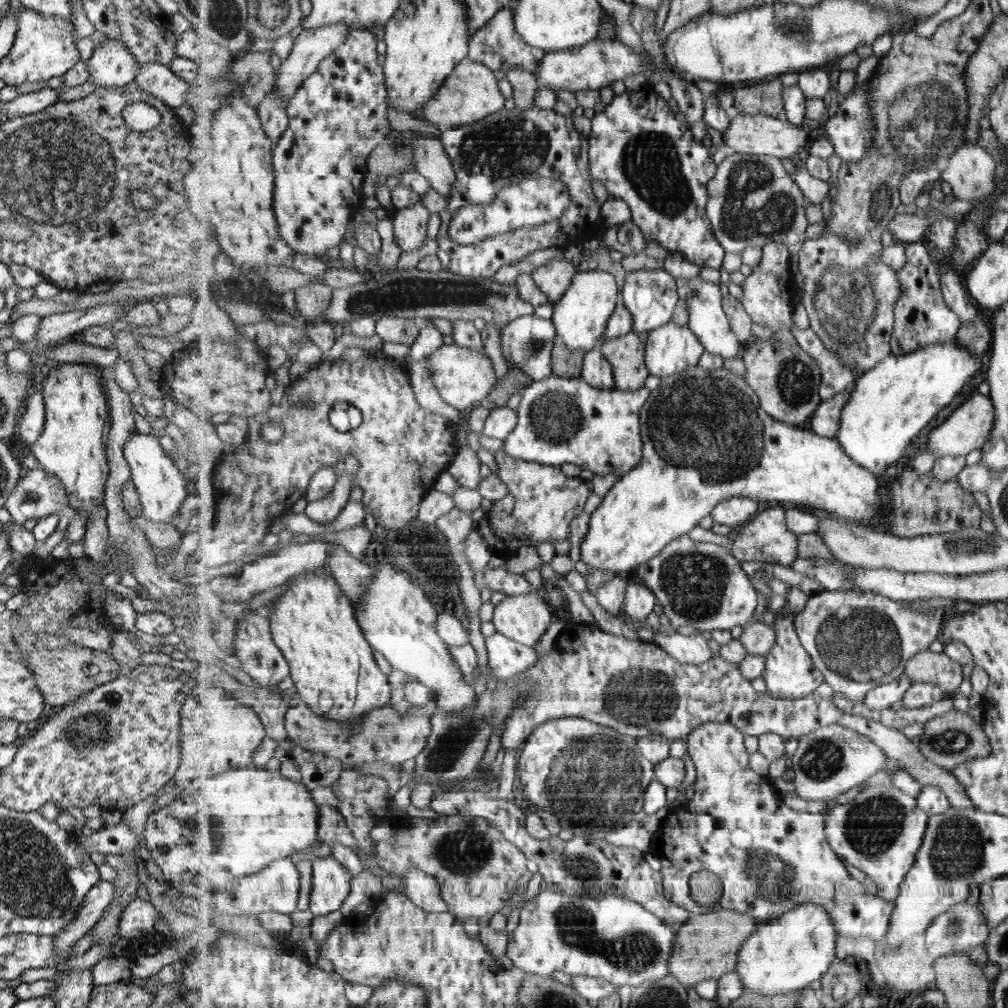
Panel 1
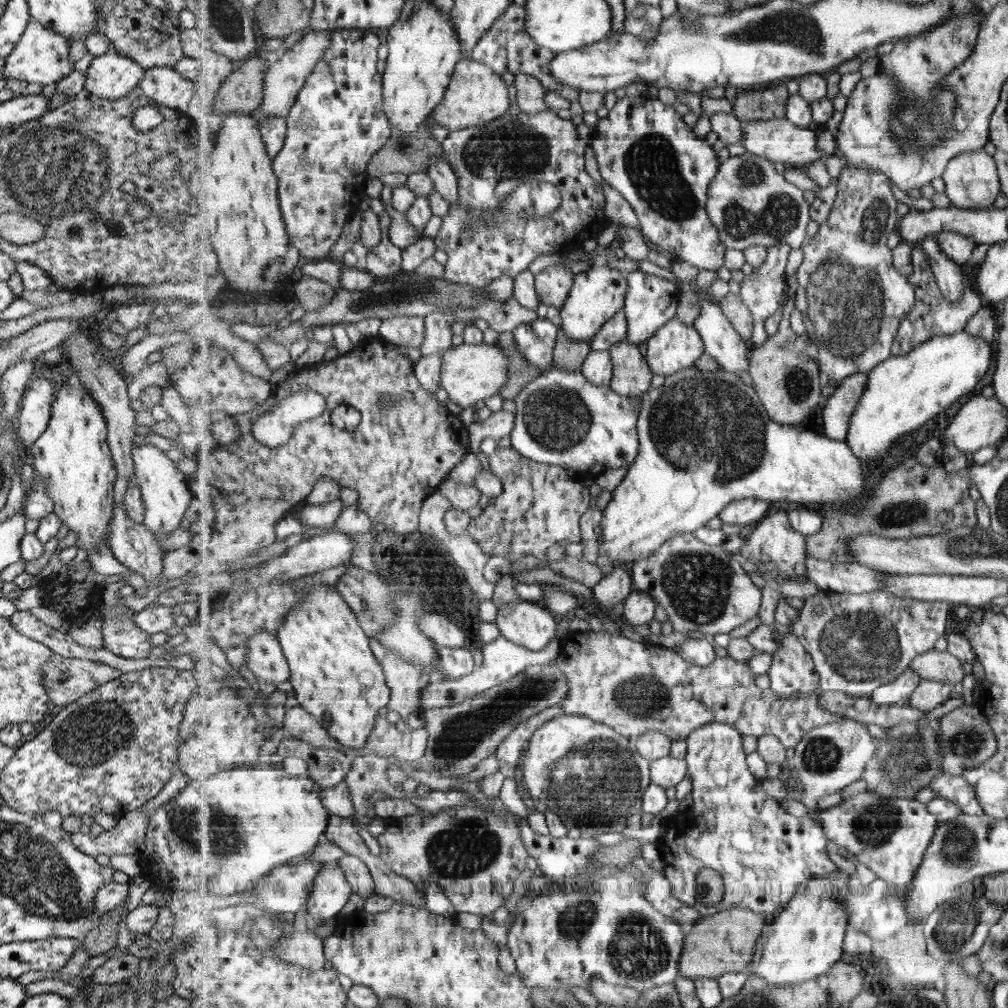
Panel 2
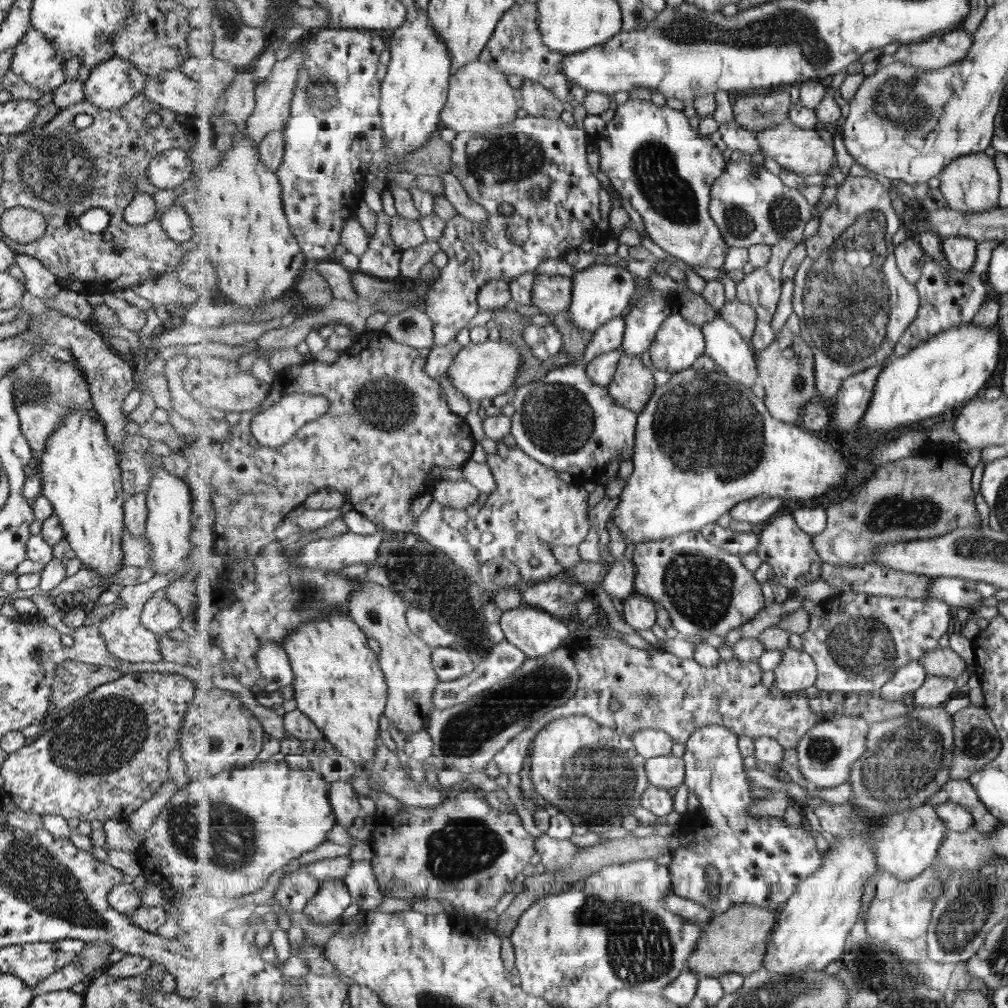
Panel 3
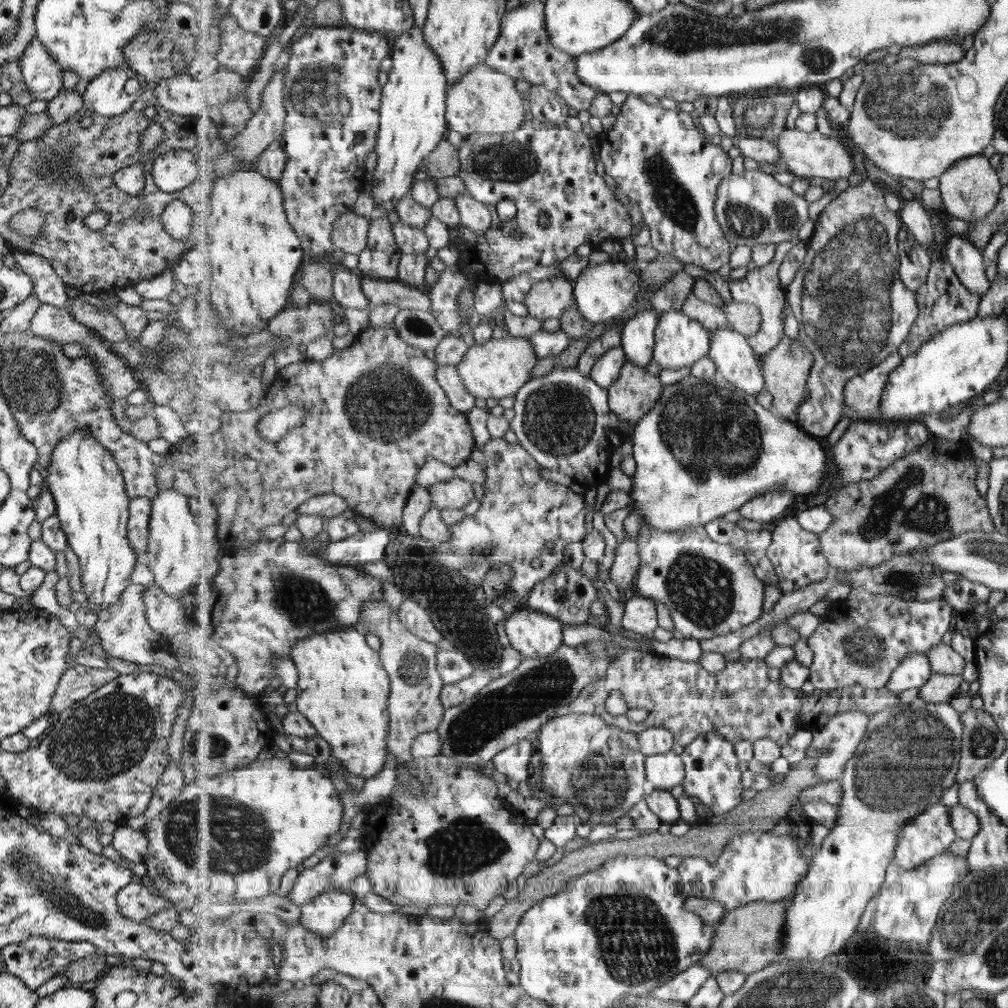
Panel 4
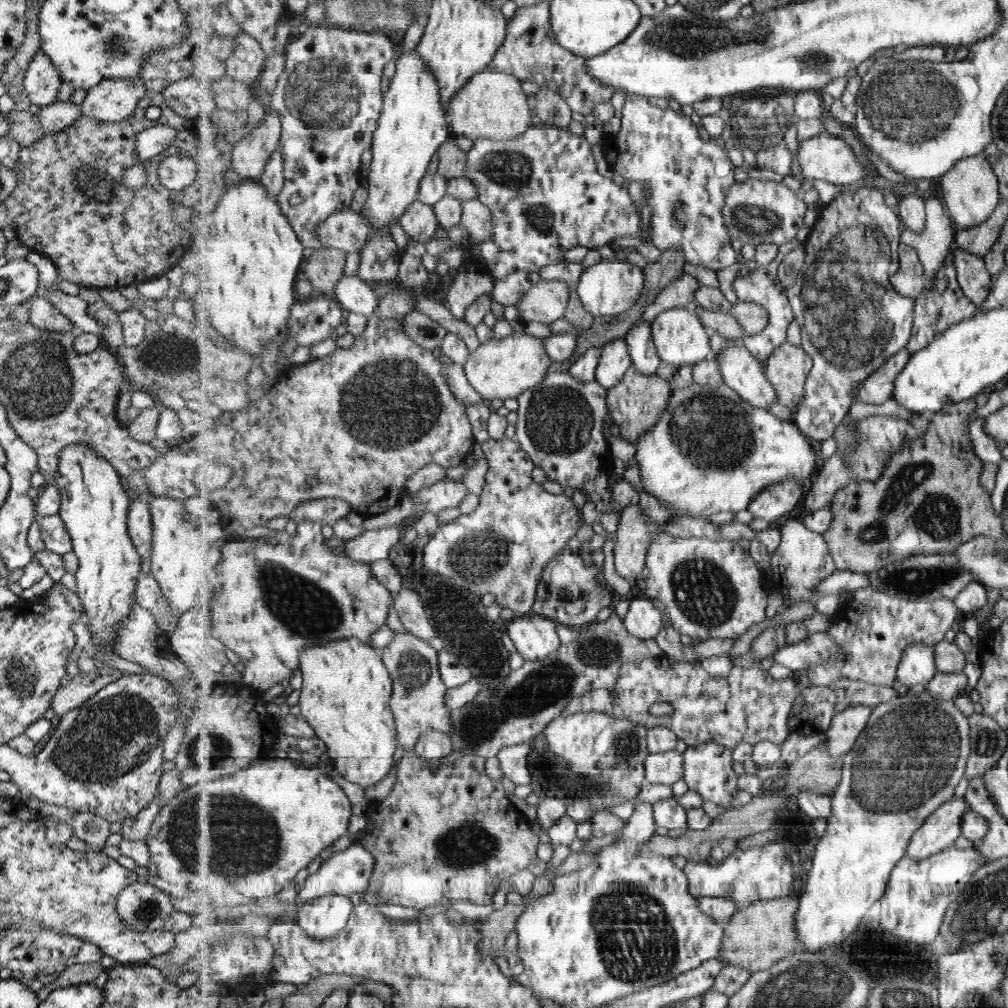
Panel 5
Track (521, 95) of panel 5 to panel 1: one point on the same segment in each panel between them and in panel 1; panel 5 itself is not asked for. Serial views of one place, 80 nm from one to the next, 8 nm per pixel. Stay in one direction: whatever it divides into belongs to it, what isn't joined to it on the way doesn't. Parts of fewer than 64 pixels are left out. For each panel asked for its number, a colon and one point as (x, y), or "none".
1: (470, 93)
2: (476, 95)
3: (480, 97)
4: (483, 101)

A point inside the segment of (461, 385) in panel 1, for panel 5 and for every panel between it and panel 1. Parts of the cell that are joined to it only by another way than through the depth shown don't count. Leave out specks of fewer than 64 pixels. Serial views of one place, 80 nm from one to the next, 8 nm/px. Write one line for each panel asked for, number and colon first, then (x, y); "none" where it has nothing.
2: (470, 373)
3: (480, 370)
4: (497, 369)
5: (503, 368)

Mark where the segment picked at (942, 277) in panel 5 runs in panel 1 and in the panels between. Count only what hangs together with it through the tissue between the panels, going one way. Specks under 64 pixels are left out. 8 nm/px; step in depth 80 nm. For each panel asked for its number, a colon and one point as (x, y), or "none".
1: (922, 317)
2: (932, 315)
3: (948, 298)
4: (944, 300)

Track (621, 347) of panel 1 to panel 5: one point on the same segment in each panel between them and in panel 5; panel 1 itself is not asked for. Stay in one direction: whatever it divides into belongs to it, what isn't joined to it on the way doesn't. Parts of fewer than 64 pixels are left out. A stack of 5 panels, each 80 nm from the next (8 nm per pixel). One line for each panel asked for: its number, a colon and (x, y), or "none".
2: (632, 373)
3: (633, 385)
4: (636, 392)
5: (636, 404)

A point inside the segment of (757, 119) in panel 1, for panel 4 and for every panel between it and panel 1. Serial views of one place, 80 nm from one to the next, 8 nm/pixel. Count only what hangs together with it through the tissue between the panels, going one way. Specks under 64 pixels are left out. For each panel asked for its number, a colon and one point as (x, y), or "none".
2: (779, 140)
3: (803, 151)
4: (812, 155)

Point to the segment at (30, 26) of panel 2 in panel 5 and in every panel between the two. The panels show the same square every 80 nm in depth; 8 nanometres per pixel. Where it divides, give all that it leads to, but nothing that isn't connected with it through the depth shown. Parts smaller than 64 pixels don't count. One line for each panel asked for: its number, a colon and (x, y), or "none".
3: (34, 59)
4: (41, 73)
5: (41, 80)

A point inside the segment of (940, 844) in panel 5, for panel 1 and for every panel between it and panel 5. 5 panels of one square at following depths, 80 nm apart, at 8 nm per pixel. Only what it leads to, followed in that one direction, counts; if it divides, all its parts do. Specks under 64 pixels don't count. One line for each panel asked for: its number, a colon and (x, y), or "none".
1: (880, 831)
2: (890, 836)
3: (907, 843)
4: (923, 838)

